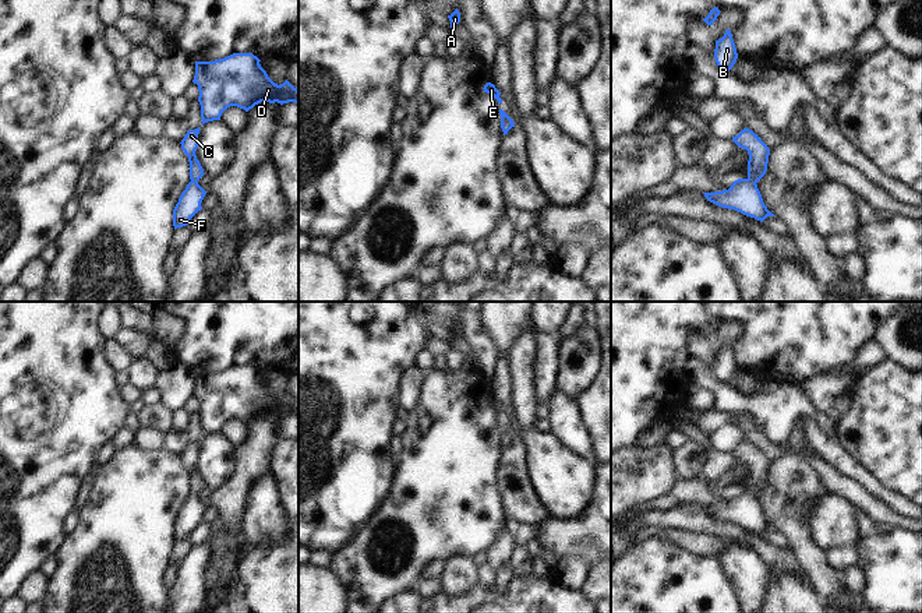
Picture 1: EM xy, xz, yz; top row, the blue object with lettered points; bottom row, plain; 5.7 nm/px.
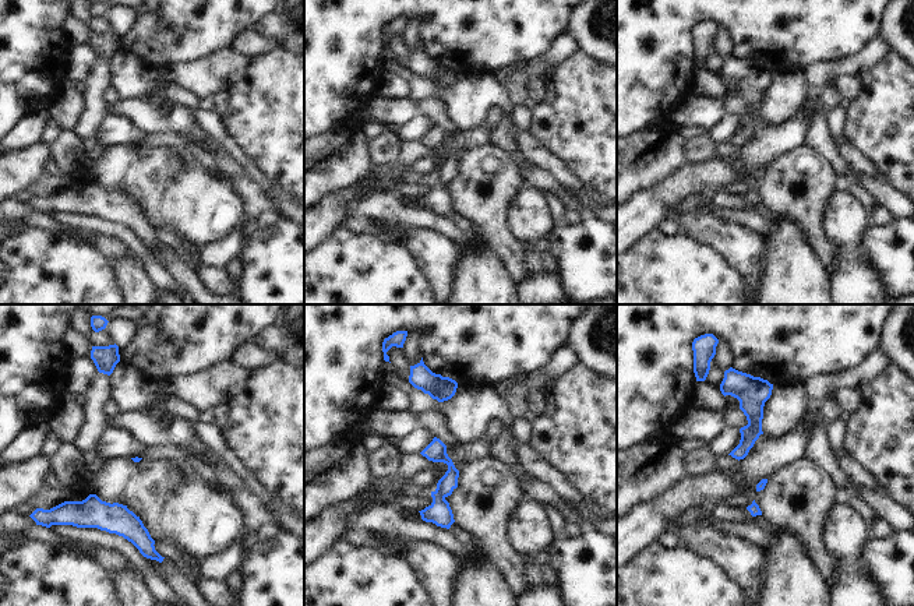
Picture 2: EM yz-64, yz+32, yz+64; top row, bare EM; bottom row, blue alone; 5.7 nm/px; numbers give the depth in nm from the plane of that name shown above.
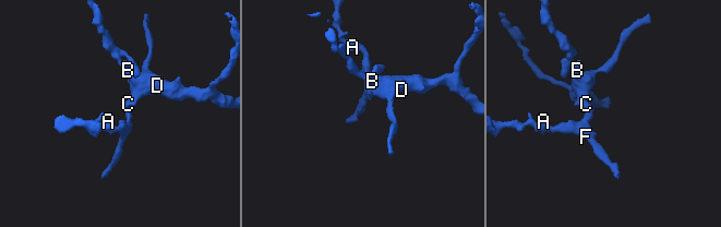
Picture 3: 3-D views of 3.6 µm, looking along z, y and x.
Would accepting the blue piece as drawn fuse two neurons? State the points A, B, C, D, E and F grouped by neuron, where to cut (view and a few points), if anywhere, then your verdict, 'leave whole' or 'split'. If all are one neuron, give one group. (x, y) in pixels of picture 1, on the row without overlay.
A B C D E F; no cut; leave whole

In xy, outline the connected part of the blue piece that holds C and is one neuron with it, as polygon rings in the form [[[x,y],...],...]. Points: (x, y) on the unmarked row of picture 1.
[[[199,441],[188,443],[181,452],[181,462],[188,469],[190,475],[190,492],[186,503],[181,505],[179,515],[173,522],[173,539],[174,542],[183,540],[190,536],[190,532],[202,522],[201,515],[206,504],[198,497],[198,493],[204,489],[204,482],[197,472],[195,464],[198,461]]]

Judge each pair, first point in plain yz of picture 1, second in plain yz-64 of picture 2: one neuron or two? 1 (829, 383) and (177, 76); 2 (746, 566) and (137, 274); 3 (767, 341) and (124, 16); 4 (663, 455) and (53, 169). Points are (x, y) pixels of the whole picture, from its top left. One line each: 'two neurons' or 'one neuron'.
1: one neuron
2: one neuron
3: two neurons
4: two neurons

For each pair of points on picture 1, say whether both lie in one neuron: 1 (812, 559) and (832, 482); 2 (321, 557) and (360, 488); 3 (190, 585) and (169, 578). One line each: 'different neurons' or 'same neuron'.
1: different neurons
2: different neurons
3: different neurons

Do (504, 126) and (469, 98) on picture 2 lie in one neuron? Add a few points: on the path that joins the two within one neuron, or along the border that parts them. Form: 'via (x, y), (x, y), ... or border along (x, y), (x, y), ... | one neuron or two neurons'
via (507, 112), (507, 108), (497, 98), (483, 98) | one neuron

